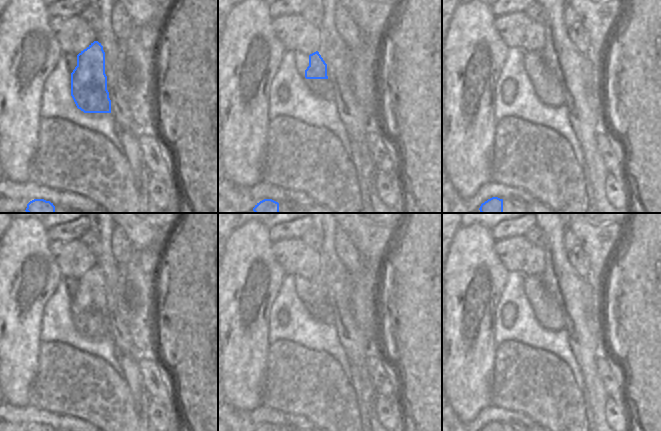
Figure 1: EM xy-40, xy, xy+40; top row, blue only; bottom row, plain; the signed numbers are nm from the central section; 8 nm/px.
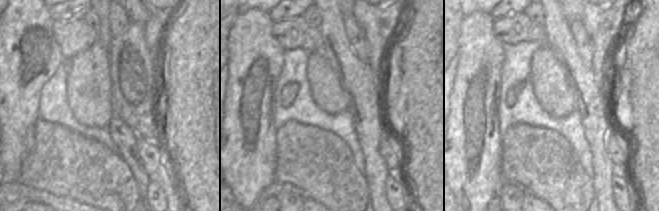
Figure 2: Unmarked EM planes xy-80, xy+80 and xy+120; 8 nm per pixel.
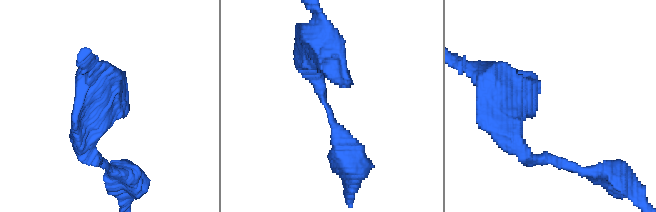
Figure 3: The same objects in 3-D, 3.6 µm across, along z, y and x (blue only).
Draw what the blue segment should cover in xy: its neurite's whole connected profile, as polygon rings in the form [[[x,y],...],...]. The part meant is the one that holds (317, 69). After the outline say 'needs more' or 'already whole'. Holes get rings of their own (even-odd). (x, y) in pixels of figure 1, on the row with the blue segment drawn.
[[[318,51],[309,55],[309,66],[305,70],[306,79],[328,79],[327,64]]]; already whole

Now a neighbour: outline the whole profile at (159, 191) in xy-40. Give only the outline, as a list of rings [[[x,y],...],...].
[[[174,176],[168,183],[154,177],[150,177],[147,182],[149,201],[152,201],[158,209],[164,209],[167,206],[169,196],[173,191],[177,191],[177,182]]]

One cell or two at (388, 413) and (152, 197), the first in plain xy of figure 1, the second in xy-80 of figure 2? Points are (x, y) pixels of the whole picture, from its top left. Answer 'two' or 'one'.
one

